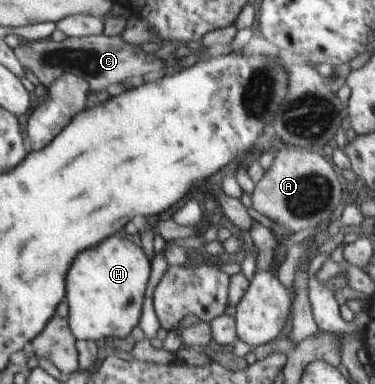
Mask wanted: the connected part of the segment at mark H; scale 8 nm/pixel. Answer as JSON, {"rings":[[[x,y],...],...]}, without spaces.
{"rings":[[[112,236],[76,256],[66,278],[67,319],[72,334],[77,340],[94,342],[102,338],[126,338],[139,324],[150,275],[151,261],[142,247],[128,238]]]}

